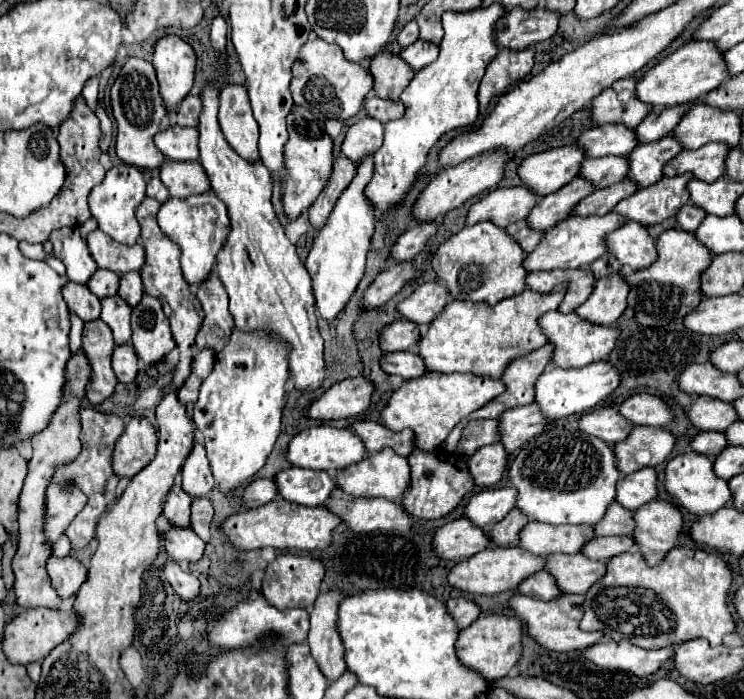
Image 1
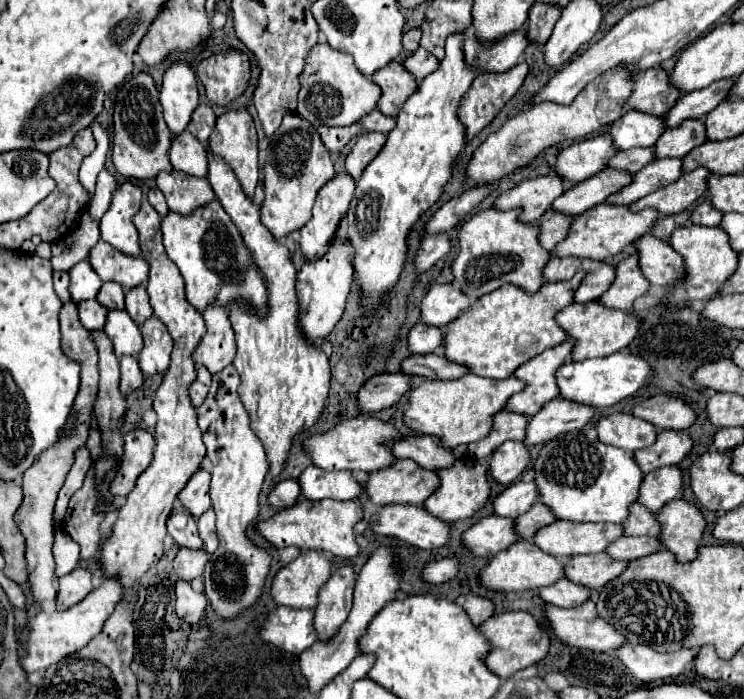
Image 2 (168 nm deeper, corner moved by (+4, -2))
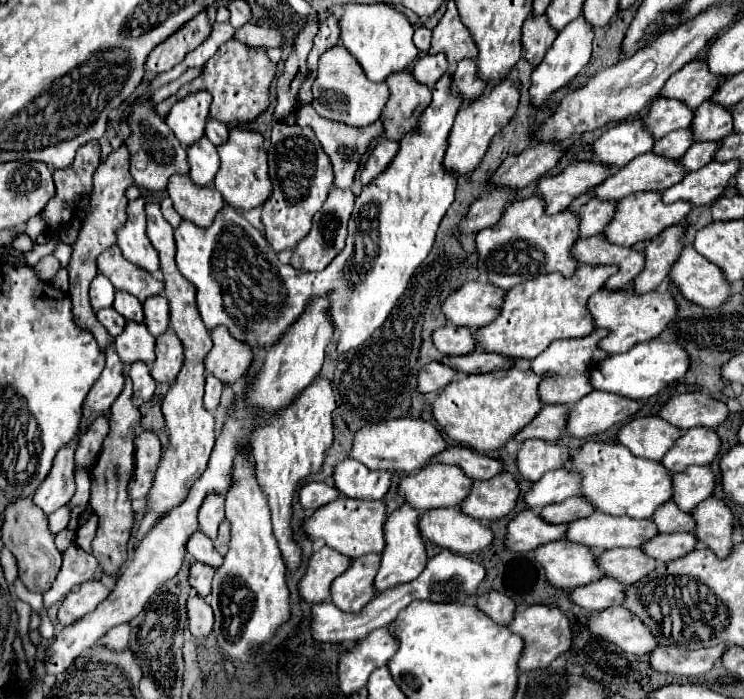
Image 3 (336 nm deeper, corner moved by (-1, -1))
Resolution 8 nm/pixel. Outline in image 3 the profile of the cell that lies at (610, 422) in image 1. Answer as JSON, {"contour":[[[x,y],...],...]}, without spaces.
{"contour":[[[637,417],[619,429],[617,441],[637,457],[659,461],[681,433],[661,417]]]}

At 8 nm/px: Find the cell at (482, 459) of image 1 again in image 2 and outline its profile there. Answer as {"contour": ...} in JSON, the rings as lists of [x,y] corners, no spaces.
{"contour":[[[504,442],[490,460],[490,476],[500,484],[510,484],[530,466],[530,452],[522,442]]]}

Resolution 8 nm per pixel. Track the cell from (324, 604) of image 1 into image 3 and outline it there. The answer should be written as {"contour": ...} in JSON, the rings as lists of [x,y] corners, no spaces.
{"contour":[[[363,555],[331,585],[331,603],[341,611],[361,611],[373,599],[373,577],[379,569],[379,555]]]}

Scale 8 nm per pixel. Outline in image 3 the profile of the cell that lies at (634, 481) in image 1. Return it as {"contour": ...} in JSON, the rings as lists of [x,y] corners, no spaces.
{"contour":[[[689,467],[673,475],[673,503],[683,511],[693,511],[697,503],[707,499],[715,489],[715,475],[709,467]]]}

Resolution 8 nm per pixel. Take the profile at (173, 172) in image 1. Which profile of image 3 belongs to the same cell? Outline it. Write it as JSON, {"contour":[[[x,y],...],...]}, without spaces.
{"contour":[[[173,175],[167,193],[173,199],[175,211],[199,227],[211,225],[213,217],[223,207],[223,199],[215,187],[199,187],[187,175]]]}

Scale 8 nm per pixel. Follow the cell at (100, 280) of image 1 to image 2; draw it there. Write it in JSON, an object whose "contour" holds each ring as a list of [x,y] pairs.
{"contour":[[[104,284],[100,288],[100,296],[96,300],[100,304],[104,304],[108,310],[126,310],[124,288],[120,288],[118,284]]]}

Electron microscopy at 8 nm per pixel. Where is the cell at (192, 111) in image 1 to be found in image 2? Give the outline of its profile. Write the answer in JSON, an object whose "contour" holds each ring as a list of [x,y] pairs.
{"contour":[[[200,104],[198,110],[192,114],[192,122],[190,122],[188,130],[190,130],[200,142],[206,144],[208,138],[210,138],[210,134],[212,134],[212,130],[214,130],[214,126],[216,126],[216,114],[212,112],[210,106]]]}

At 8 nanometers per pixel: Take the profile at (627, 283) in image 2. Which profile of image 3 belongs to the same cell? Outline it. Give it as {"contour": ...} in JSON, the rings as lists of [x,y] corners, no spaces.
{"contour":[[[673,225],[647,243],[647,247],[643,249],[645,271],[641,271],[637,279],[633,279],[633,291],[637,295],[657,291],[659,285],[667,281],[671,263],[679,257],[679,251],[685,247],[681,239],[683,239],[683,227]]]}

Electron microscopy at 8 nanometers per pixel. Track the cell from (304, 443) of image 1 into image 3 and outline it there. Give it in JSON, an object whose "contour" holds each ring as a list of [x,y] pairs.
{"contour":[[[401,417],[401,419],[387,419],[381,423],[369,423],[361,427],[361,431],[357,431],[357,435],[353,437],[353,447],[349,451],[349,457],[363,463],[369,469],[389,469],[389,471],[399,469],[411,473],[427,465],[431,457],[445,447],[447,443],[437,427],[433,427],[423,419]]]}

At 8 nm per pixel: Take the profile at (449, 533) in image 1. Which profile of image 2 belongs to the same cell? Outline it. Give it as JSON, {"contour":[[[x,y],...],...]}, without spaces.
{"contour":[[[488,516],[474,524],[468,532],[464,532],[462,540],[476,556],[492,558],[500,550],[506,550],[512,544],[516,544],[520,538],[514,530],[512,518]]]}

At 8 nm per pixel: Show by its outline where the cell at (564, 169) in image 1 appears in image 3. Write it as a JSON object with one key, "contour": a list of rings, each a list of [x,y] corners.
{"contour":[[[625,121],[607,129],[595,143],[593,155],[597,161],[621,169],[637,155],[651,151],[655,139],[643,129],[641,121]]]}

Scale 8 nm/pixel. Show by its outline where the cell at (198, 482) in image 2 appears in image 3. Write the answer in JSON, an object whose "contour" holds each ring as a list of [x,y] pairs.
{"contour":[[[207,495],[205,503],[201,505],[201,511],[197,515],[199,517],[199,529],[211,539],[217,537],[219,523],[225,517],[223,501],[225,501],[225,495]]]}

